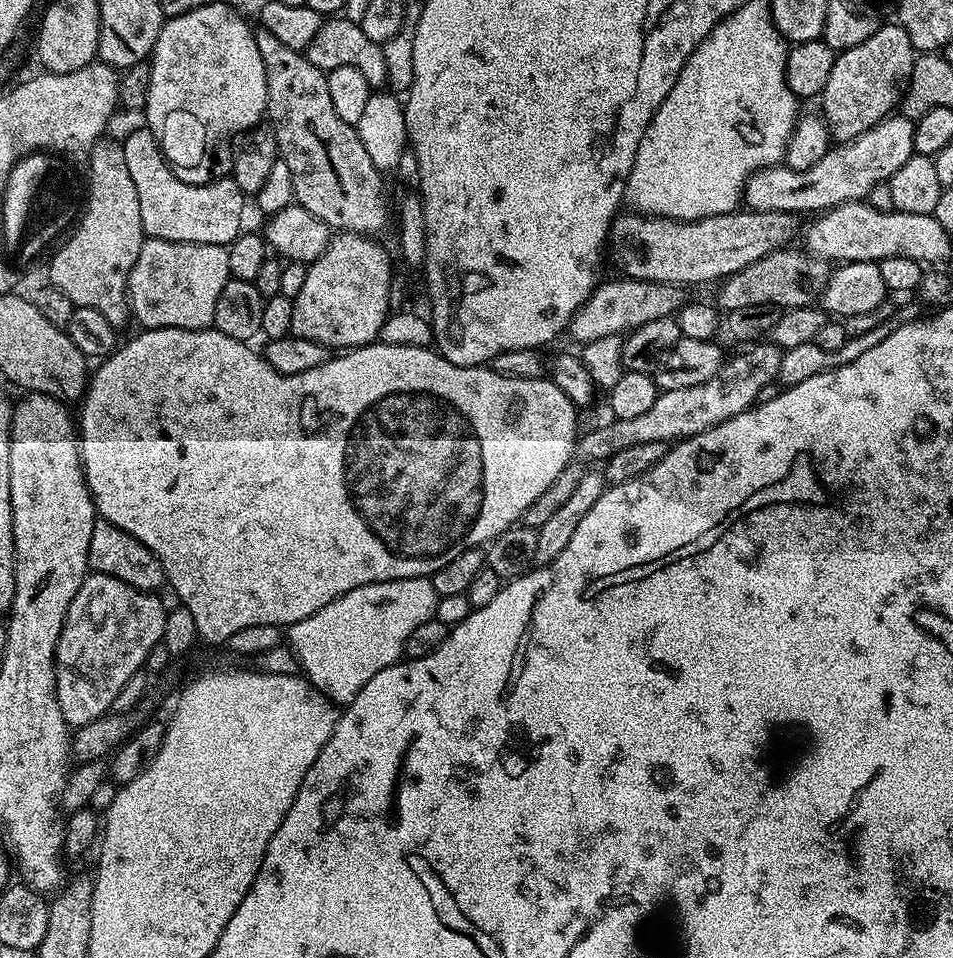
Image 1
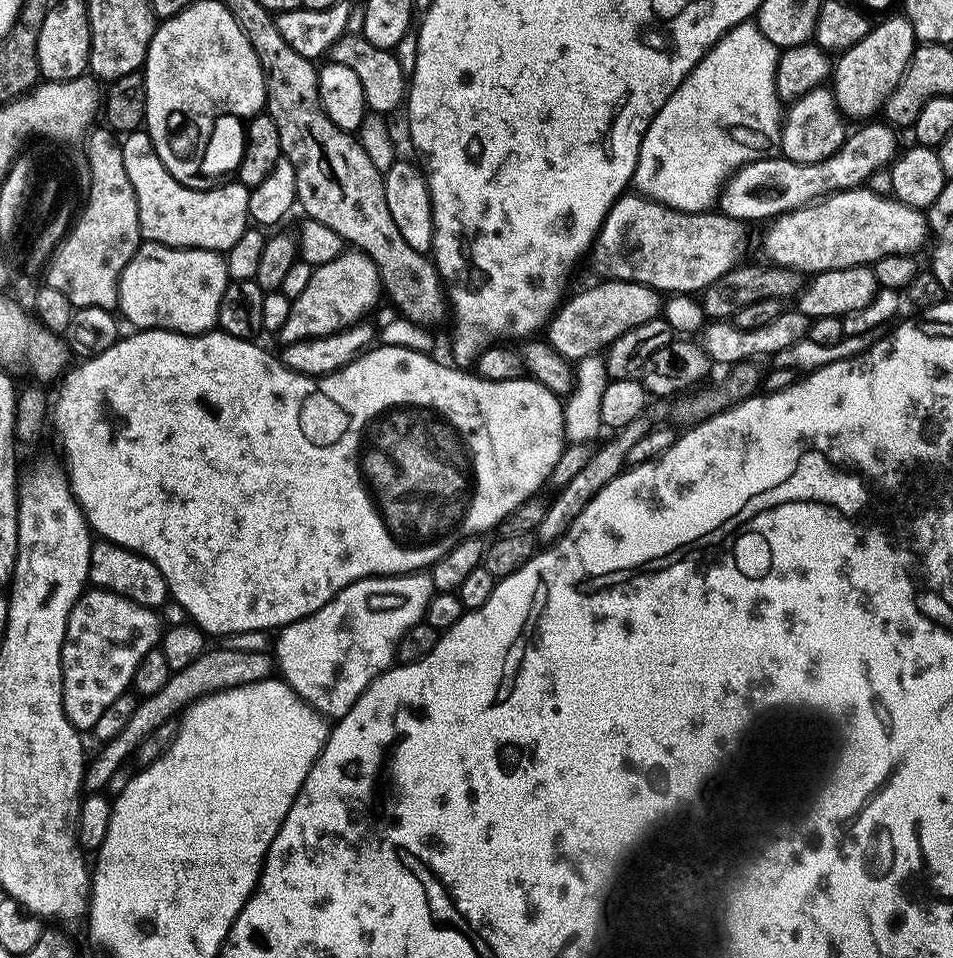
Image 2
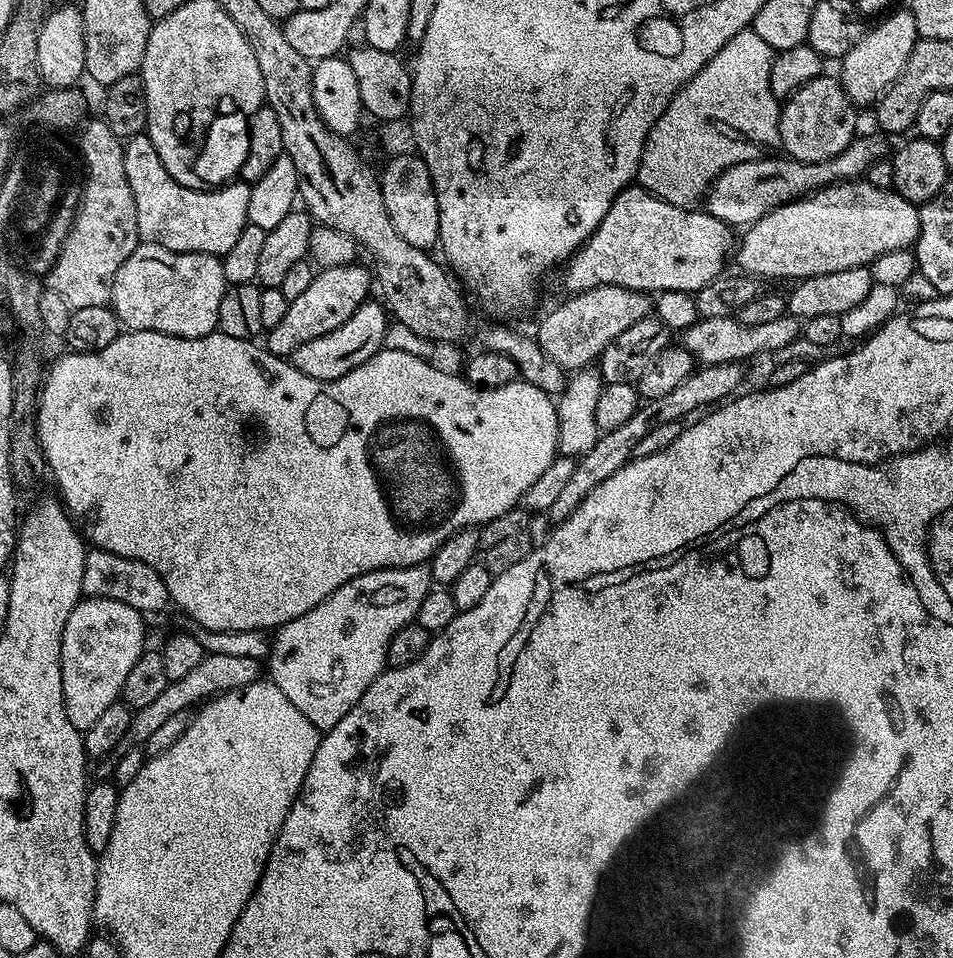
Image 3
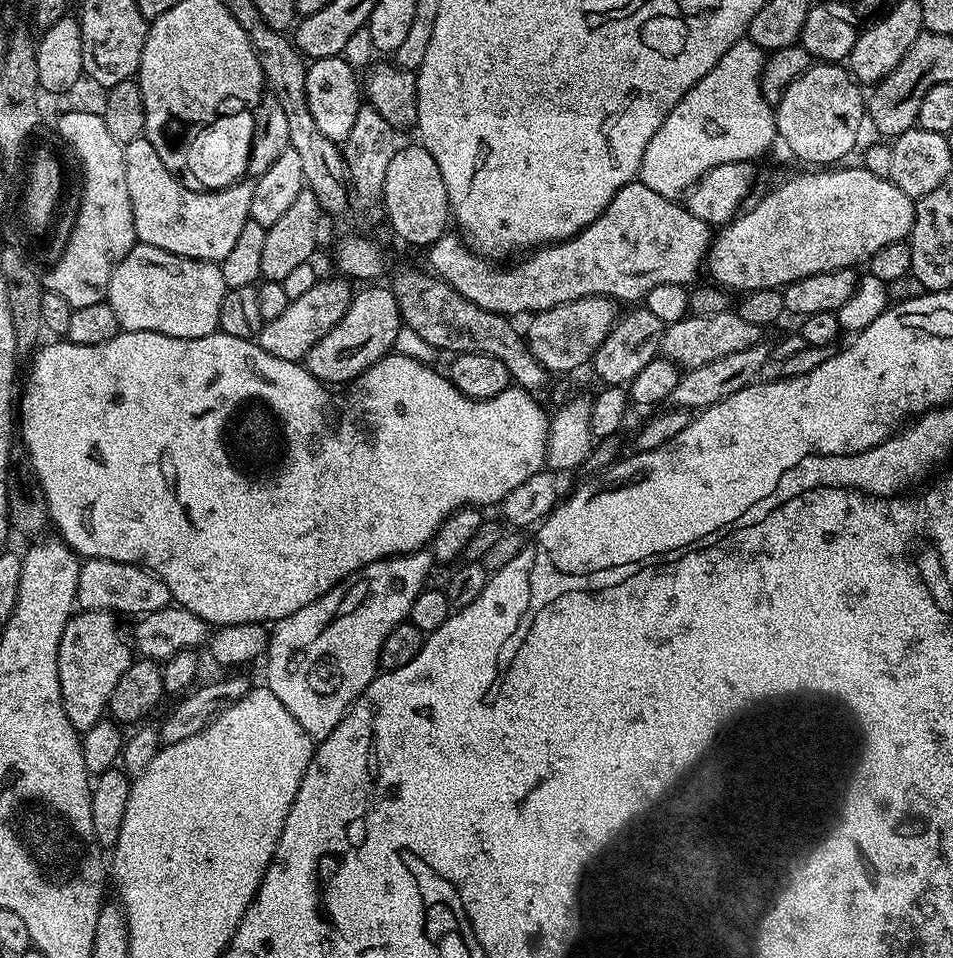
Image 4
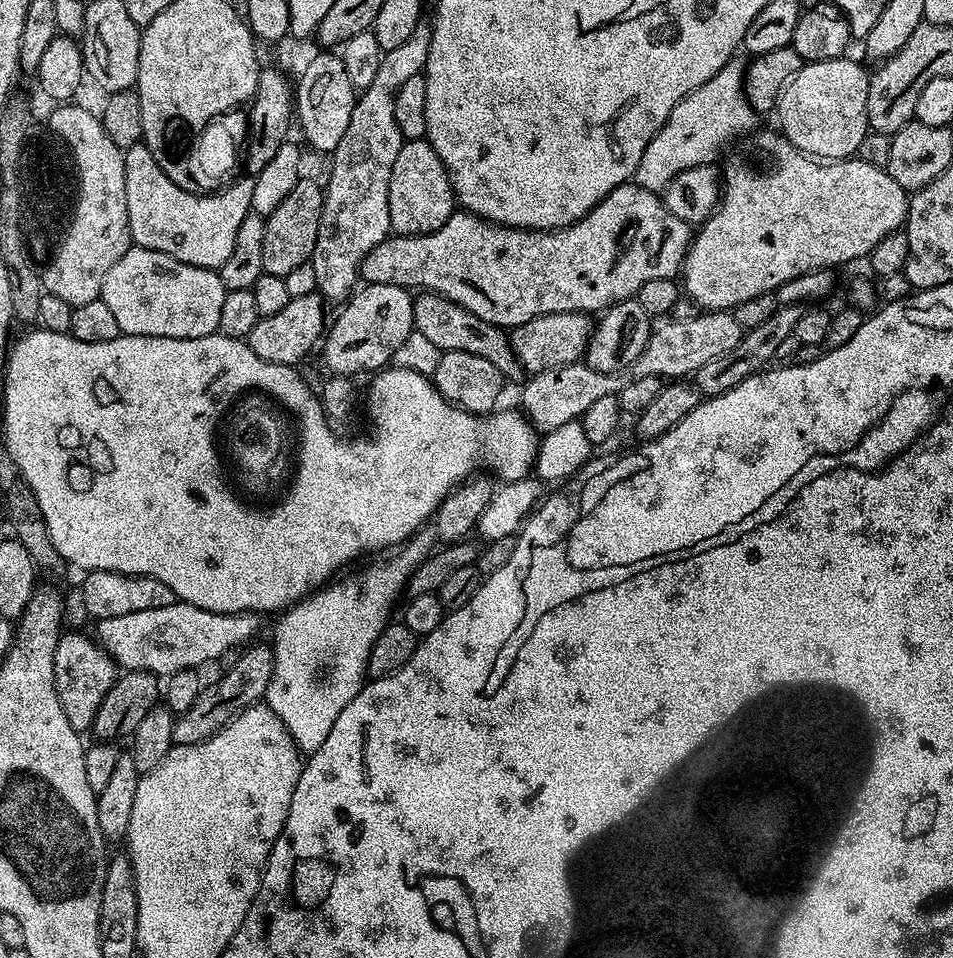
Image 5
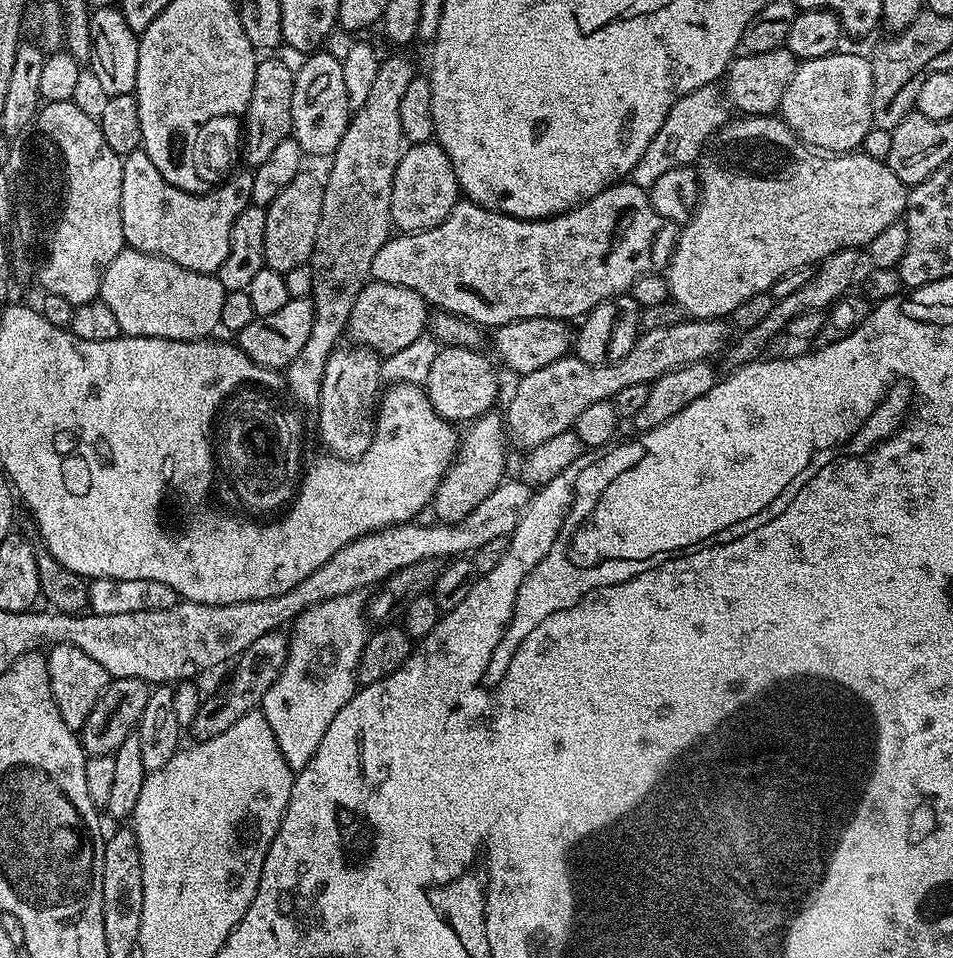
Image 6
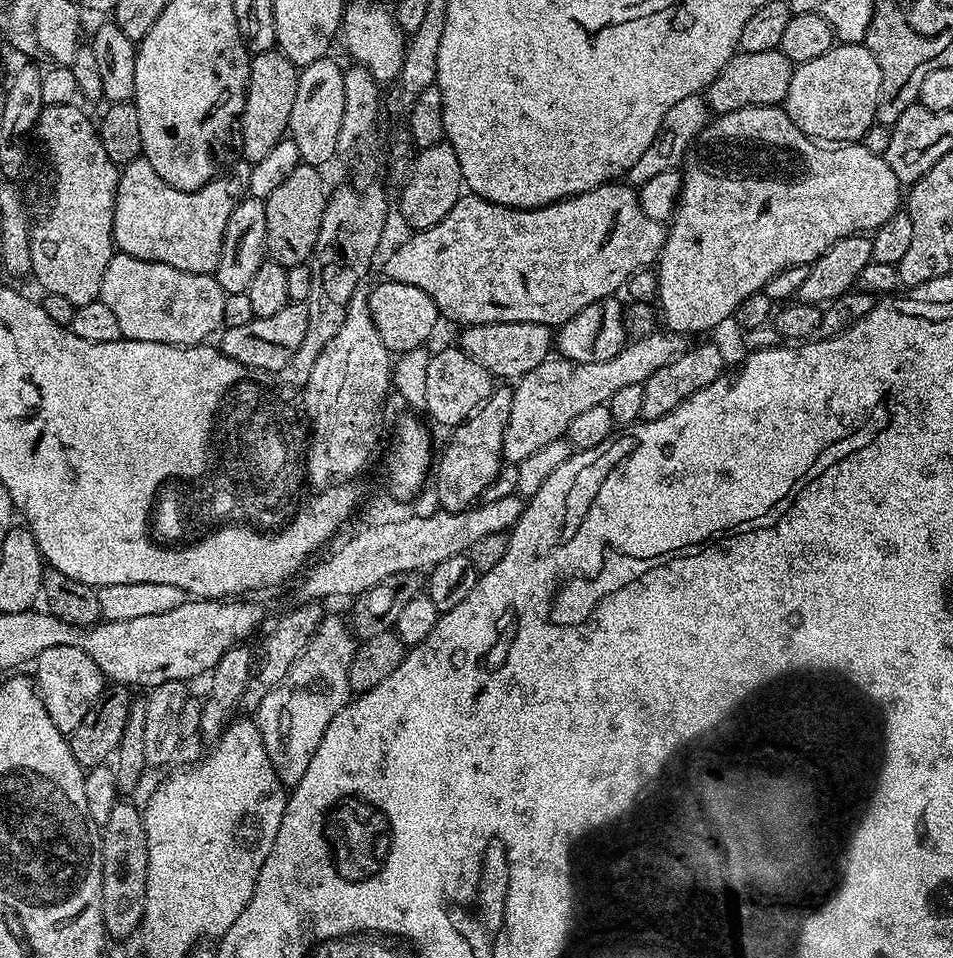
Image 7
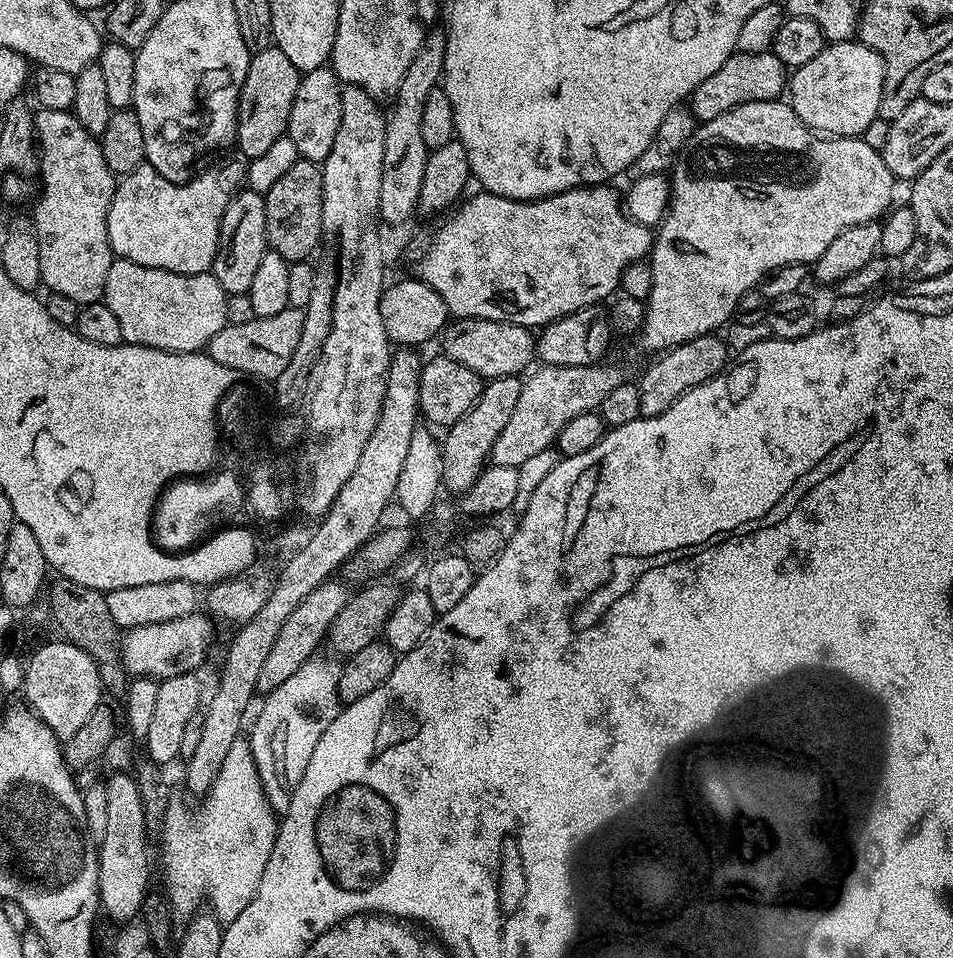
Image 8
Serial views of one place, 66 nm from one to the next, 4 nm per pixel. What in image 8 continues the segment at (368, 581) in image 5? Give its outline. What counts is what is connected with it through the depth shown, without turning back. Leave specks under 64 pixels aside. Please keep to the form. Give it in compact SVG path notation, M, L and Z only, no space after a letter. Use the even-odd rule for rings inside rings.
M317 654L302 665L292 677L286 678L282 686L267 693L264 705L252 728L250 743L258 778L264 787L266 798L277 814L282 814L290 806L294 790L306 774L306 766L314 755L318 738L330 726L330 722L340 713L342 701L338 694L338 678L341 661L336 658L327 660Z

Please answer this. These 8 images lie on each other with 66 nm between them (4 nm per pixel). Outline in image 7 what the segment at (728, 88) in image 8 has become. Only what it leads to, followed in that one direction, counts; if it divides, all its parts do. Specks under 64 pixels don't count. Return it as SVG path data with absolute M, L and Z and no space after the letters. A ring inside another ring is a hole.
M779 48L774 50L758 50L758 54L737 51L735 56L722 66L722 74L710 82L706 89L706 103L713 113L723 114L737 112L743 108L754 106L770 106L775 108L783 105L786 94L790 90L790 78L794 71L794 65L786 54L782 54Z

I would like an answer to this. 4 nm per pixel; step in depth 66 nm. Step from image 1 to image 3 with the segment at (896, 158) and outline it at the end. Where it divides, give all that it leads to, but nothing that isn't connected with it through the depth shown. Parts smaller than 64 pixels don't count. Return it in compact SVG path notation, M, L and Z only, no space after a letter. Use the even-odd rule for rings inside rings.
M857 135L846 146L846 150L842 150L842 154L834 154L834 158L826 158L822 162L802 162L791 158L779 160L779 155L776 154L766 156L763 160L736 162L734 166L723 169L707 189L706 210L727 224L747 226L791 200L810 196L821 188L829 188L831 184L859 181L875 160L885 159L887 152L884 151L888 144L883 140L885 137L880 136Z

